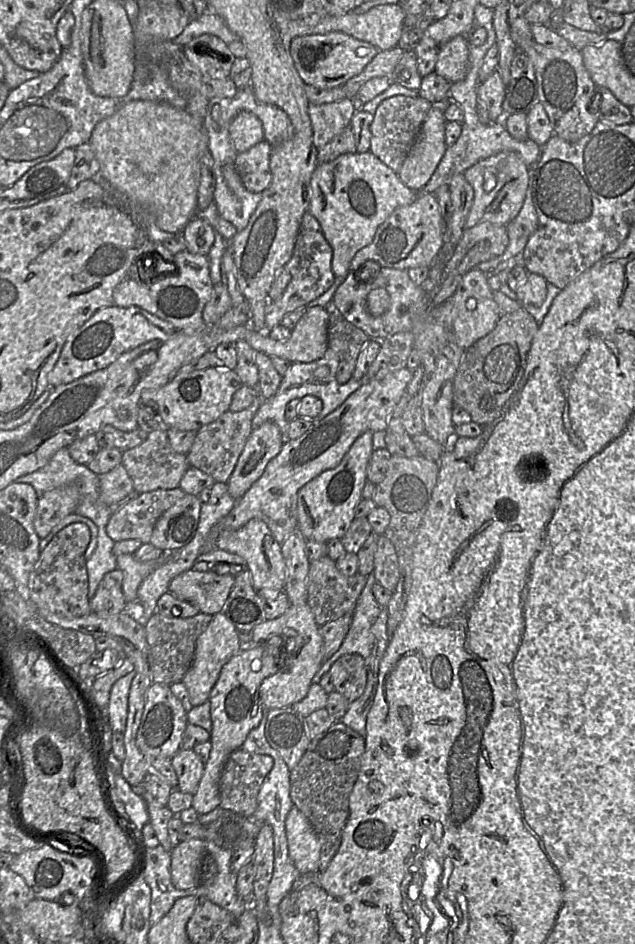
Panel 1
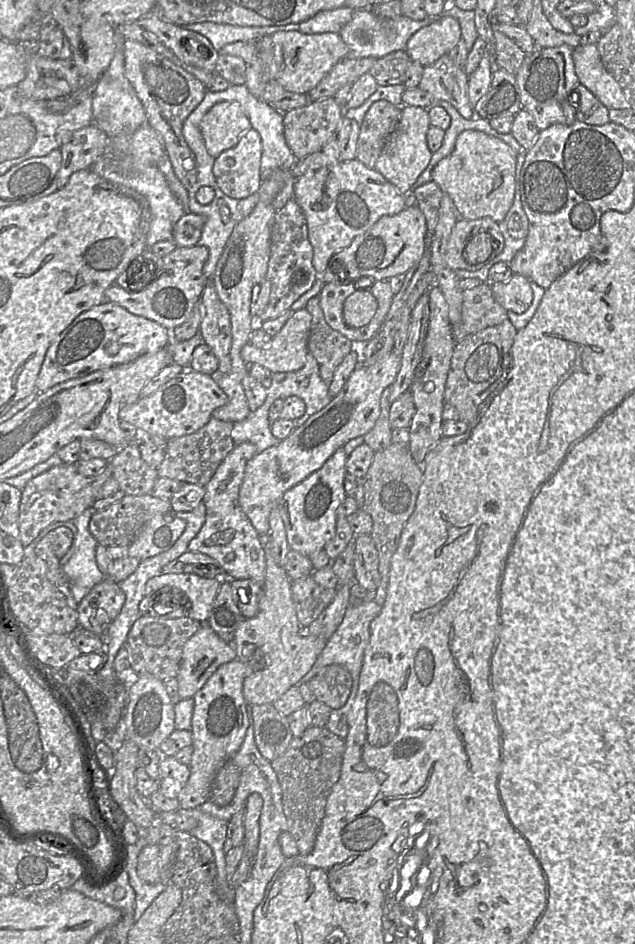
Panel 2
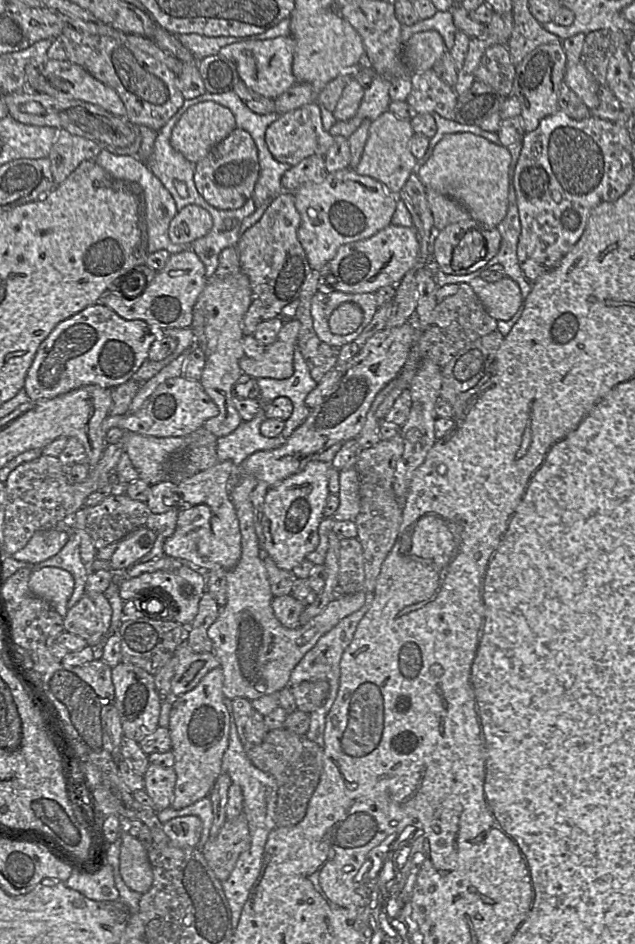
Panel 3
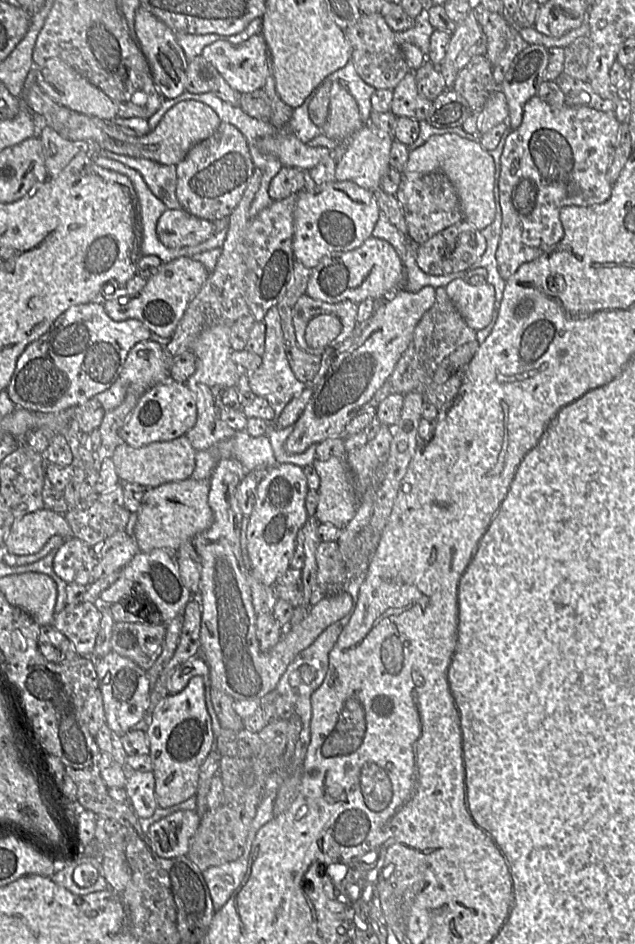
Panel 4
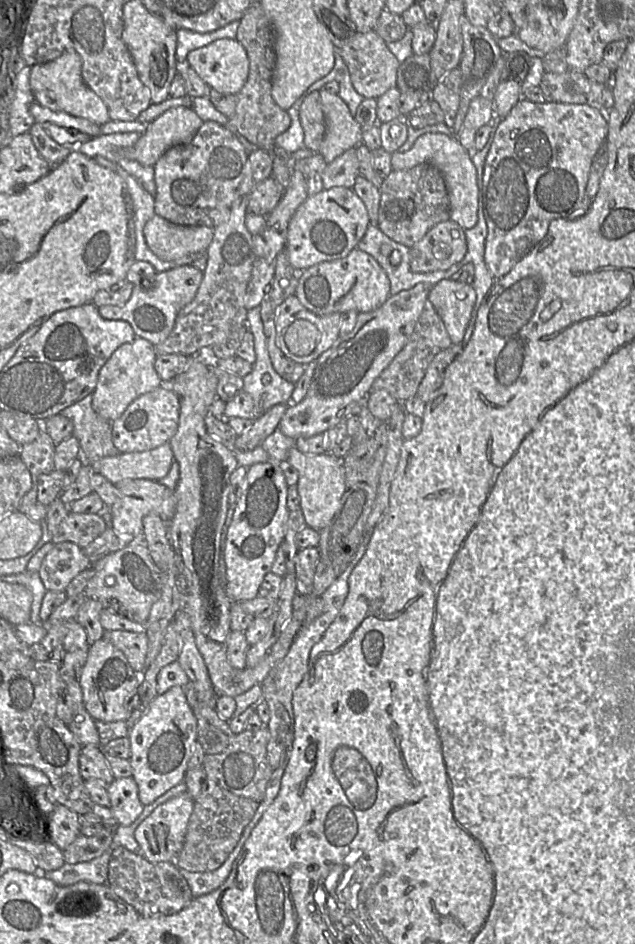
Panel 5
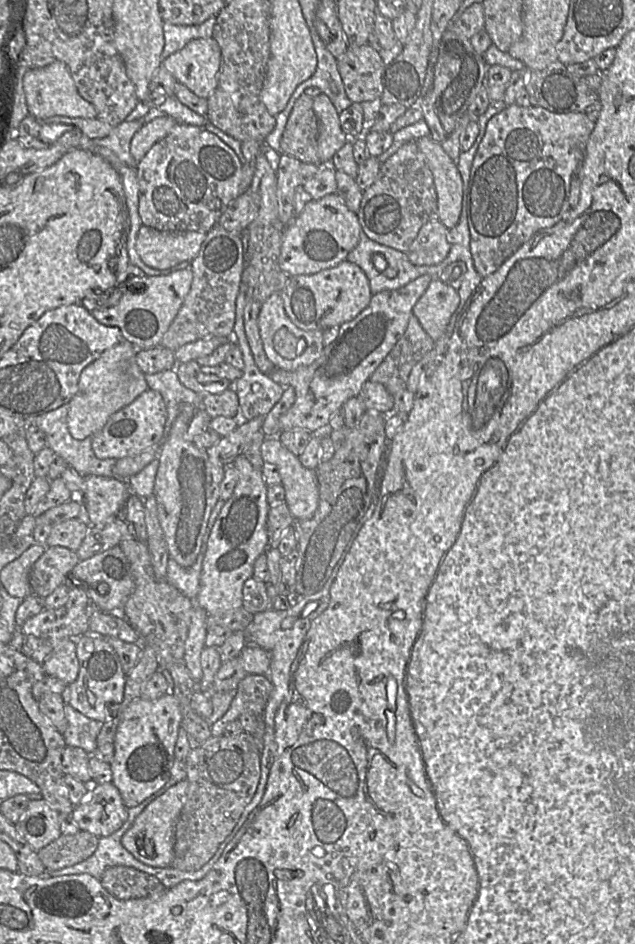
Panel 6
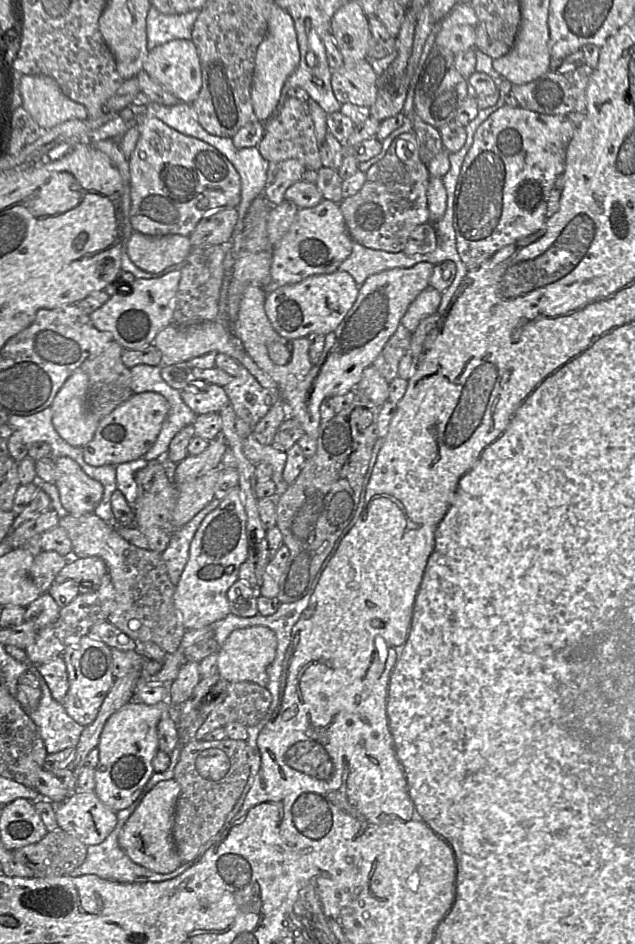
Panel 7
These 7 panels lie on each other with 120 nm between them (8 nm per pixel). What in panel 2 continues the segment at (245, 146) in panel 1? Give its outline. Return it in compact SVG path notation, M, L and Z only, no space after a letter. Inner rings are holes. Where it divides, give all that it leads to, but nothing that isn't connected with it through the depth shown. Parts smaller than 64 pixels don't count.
M221 102L212 106L199 124L207 153L217 157L233 148L250 131L251 124L237 102Z

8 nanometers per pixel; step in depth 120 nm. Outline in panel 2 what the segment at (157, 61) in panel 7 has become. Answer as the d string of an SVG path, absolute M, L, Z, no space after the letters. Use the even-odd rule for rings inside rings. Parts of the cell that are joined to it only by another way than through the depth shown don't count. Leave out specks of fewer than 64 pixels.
M287 31L266 35L259 40L235 42L227 45L220 53L239 57L248 66L259 58L268 66L269 80L274 80L288 92L308 94L337 63L347 58L349 47L339 33L307 35Z

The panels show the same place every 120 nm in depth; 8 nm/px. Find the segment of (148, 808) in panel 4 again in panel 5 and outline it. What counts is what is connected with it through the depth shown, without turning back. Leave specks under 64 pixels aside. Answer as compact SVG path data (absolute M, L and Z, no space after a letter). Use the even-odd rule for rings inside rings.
M132 776L115 779L108 784L107 792L110 801L108 808L117 825L127 826L142 813L145 805L139 799L138 786Z

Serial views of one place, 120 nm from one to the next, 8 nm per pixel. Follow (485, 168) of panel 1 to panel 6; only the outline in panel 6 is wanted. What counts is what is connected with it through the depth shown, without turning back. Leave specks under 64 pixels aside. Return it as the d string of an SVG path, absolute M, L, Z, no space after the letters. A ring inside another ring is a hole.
M430 136L416 140L433 174L437 194L438 220L448 229L457 225L462 214L464 183L457 164Z

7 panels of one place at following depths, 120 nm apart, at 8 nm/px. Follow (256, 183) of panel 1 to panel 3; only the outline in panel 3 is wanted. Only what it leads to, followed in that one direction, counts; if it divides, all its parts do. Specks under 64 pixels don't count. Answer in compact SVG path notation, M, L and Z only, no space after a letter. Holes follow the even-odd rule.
M237 127L204 158L195 163L194 183L208 204L220 210L234 210L252 198L258 176L257 146L247 131Z

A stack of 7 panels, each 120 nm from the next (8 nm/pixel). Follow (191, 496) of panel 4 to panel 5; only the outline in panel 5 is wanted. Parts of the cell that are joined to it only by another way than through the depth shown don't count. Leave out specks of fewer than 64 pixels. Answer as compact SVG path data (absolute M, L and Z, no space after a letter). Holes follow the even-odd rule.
M133 479L124 480L116 484L120 491L120 499L108 508L110 527L117 532L135 536L135 541L143 541L143 518L148 514L159 515L167 522L176 510L174 490L156 480Z

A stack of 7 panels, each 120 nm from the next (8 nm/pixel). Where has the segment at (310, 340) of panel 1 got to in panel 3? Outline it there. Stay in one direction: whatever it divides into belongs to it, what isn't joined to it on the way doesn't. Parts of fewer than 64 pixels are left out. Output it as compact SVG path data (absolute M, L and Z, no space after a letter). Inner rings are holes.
M296 318L284 320L275 342L267 346L262 358L243 356L239 366L243 373L259 379L287 379L294 373L294 353L301 323Z

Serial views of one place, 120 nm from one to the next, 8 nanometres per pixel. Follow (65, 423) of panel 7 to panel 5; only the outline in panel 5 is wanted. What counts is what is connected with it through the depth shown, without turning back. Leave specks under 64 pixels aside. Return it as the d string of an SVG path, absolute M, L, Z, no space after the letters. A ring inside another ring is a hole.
M142 338L117 348L99 371L91 395L94 411L103 419L113 422L138 397L159 388L163 382L154 368L156 357L155 346Z

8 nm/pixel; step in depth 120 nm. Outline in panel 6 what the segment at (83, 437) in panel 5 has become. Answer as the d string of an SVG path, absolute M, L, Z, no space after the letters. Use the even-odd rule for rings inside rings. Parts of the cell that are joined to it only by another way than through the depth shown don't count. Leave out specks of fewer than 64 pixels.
M63 405L45 414L23 419L27 425L39 428L45 435L47 448L63 458L69 468L87 476L95 475L116 478L113 467L117 460L99 459L92 449L93 436L84 440L74 439L67 426L68 405Z

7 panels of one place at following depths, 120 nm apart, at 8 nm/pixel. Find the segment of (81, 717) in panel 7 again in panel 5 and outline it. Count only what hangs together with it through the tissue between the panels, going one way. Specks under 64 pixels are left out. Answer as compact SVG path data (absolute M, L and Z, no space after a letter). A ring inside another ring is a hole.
M104 637L89 646L88 658L80 671L79 684L83 704L95 720L104 722L126 721L134 707L133 697L141 683L141 672L132 669L127 658Z

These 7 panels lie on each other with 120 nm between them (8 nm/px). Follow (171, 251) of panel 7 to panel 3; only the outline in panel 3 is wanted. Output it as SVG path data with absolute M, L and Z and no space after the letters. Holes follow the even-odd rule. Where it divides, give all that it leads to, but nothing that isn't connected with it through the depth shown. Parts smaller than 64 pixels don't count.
M188 205L178 210L171 220L168 235L174 244L191 244L205 236L213 227L213 220L207 210Z

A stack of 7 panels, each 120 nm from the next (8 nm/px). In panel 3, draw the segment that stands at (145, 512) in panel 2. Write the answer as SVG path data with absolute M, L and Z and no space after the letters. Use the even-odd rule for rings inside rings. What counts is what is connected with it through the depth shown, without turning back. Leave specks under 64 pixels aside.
M125 494L109 495L95 506L83 506L76 511L72 523L85 531L99 550L112 543L119 543L133 531L144 526L149 516L153 514L146 503L133 500Z

